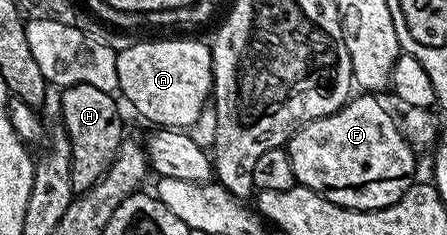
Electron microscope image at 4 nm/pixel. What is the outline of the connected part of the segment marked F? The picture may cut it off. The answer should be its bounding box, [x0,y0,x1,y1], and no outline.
[285,94,417,212]

